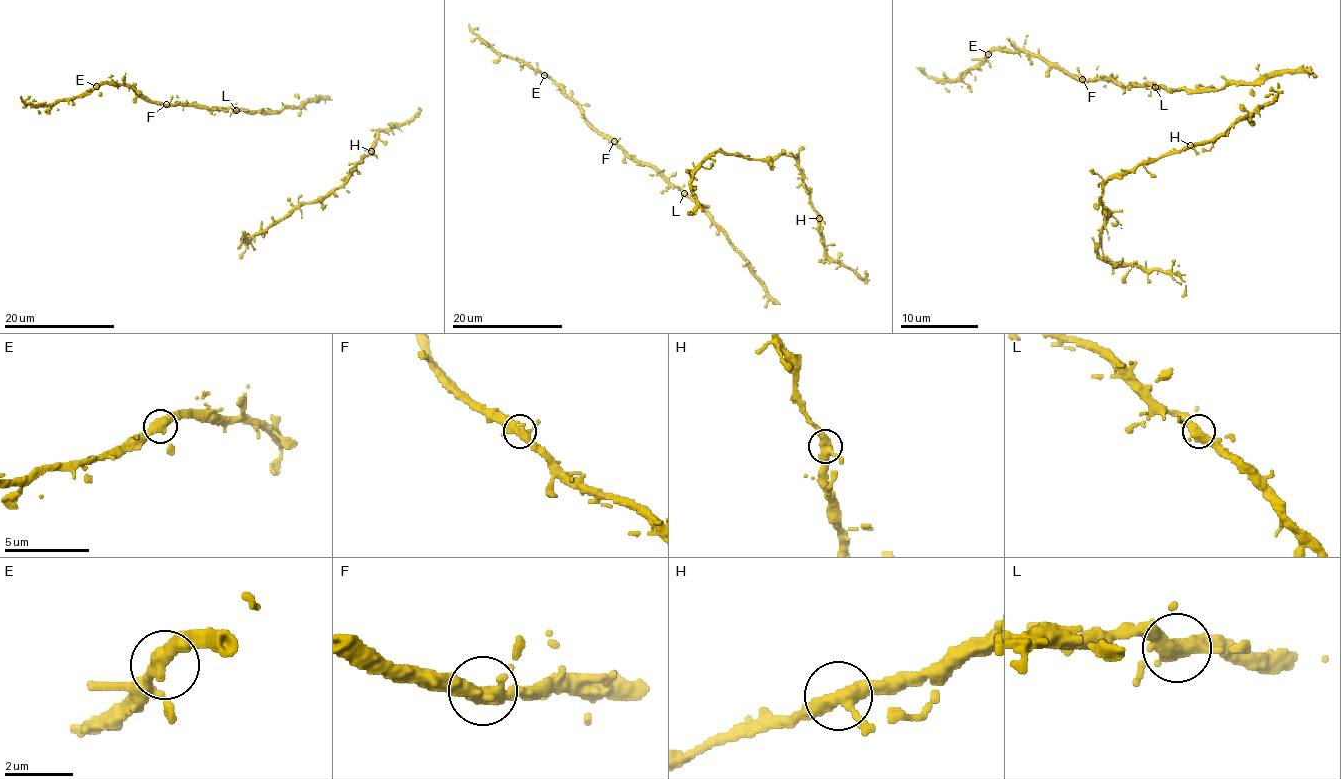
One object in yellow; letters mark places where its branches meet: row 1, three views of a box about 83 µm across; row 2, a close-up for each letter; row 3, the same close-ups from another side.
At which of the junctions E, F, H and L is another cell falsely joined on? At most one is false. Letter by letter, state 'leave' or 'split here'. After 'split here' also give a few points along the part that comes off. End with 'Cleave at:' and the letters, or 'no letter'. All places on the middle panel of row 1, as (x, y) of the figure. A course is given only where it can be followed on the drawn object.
E: leave
F: leave
H: leave
L: leave
Cleave at: no letter

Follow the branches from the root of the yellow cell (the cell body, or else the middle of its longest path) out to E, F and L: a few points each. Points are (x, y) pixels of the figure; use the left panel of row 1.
E: (313, 99), (302, 107), (248, 113), (231, 107), (159, 104), (126, 85), (101, 84), (96, 86)
F: (313, 99), (302, 107), (253, 113), (231, 107), (205, 109), (166, 104)
L: (313, 99), (302, 107), (285, 107), (281, 111), (236, 110)

